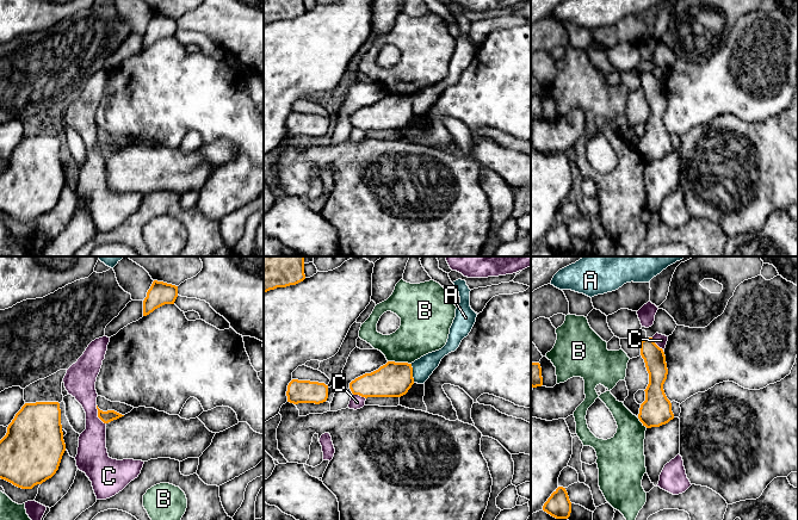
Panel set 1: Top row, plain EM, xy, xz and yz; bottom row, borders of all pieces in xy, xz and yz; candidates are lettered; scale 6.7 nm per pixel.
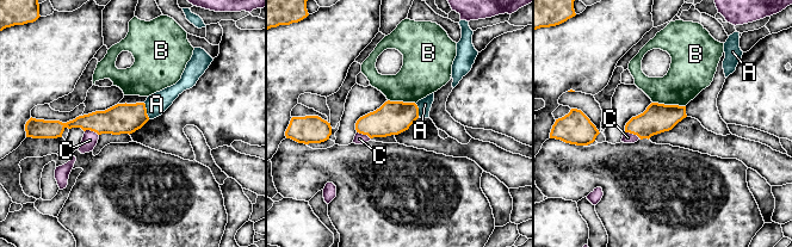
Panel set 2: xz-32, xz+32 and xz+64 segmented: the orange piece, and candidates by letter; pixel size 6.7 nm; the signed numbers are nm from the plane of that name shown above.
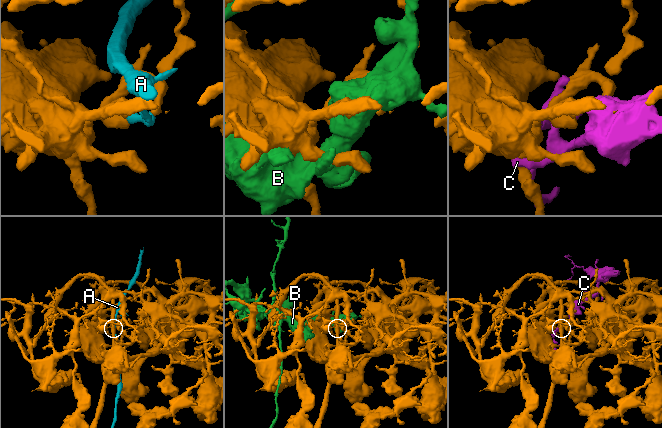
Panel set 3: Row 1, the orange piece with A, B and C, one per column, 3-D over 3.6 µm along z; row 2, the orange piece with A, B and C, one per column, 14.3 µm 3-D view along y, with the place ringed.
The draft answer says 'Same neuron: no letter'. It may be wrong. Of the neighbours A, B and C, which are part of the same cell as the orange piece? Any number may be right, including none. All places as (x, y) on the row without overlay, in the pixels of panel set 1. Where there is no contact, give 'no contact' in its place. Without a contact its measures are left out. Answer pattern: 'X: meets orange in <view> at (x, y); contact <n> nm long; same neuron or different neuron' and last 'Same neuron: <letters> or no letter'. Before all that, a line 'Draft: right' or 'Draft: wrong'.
Draft: right
A: meets orange in xz at (412, 106); contact 130 nm long; different neuron
B: meets orange in xz at (400, 96); contact 160 nm long; different neuron
C: meets orange in xy at (98, 148); contact 140 nm long; different neuron
Same neuron: no letter

